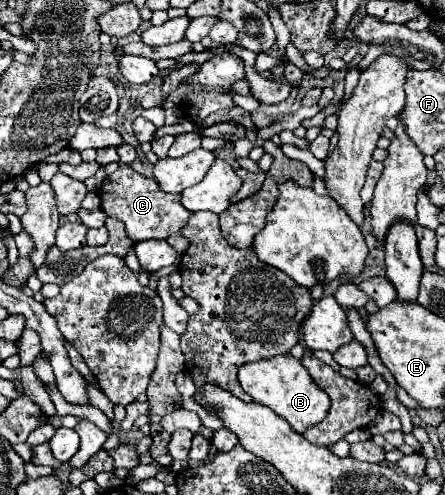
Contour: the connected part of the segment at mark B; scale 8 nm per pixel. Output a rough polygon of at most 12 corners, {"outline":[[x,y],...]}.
{"outline":[[291,354],[243,364],[239,384],[299,434],[329,396]]}

